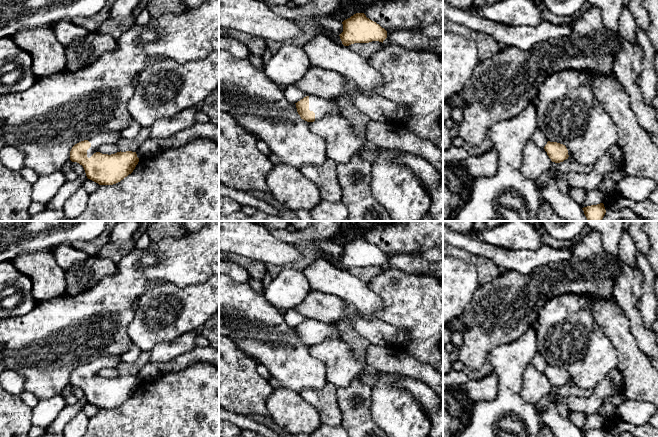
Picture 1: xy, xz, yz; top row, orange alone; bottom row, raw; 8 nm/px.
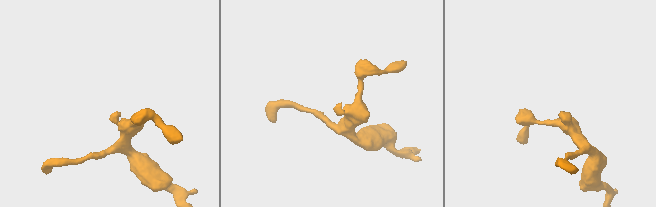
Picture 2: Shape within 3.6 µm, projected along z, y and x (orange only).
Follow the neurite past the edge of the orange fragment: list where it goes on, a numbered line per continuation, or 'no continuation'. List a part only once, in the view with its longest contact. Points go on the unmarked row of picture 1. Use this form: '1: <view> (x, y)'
1: xy (106, 361)

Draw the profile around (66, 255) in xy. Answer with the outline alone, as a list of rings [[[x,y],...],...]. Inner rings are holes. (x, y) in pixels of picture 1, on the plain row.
[[[63,243],[53,249],[54,258],[59,267],[66,271],[76,262],[87,259],[90,255],[75,248],[72,243]]]

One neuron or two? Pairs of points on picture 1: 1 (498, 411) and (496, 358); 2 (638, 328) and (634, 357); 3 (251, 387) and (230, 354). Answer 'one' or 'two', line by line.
1: one
2: two
3: one

